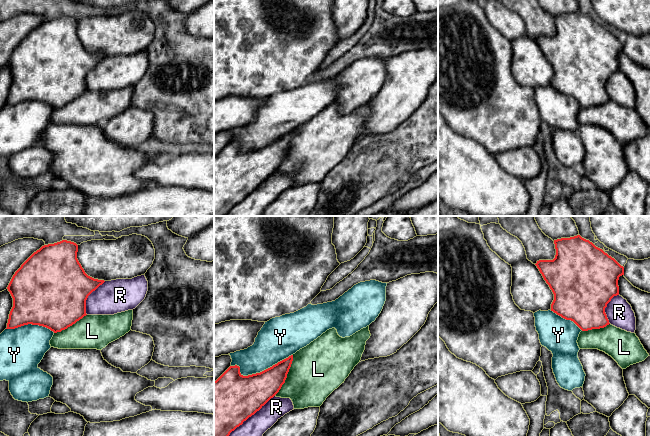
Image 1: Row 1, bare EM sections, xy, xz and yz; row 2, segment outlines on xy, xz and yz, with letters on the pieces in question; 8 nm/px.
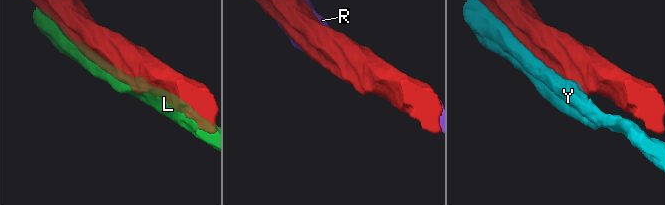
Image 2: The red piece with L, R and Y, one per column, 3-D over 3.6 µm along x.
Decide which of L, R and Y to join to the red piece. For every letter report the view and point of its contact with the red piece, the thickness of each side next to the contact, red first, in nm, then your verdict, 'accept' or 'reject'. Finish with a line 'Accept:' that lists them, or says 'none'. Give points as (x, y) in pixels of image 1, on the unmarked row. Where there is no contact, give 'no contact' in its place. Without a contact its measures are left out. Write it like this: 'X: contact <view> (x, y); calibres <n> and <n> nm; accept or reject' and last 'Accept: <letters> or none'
L: contact xz (286, 151); calibres 240 and 420 nm; accept
R: contact xz (249, 192); calibres 420 and 240 nm; reject
Y: contact xz (260, 148); calibres 340 and 300 nm; reject
Accept: L

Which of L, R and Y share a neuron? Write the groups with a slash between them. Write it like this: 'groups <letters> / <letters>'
groups L / R / Y

